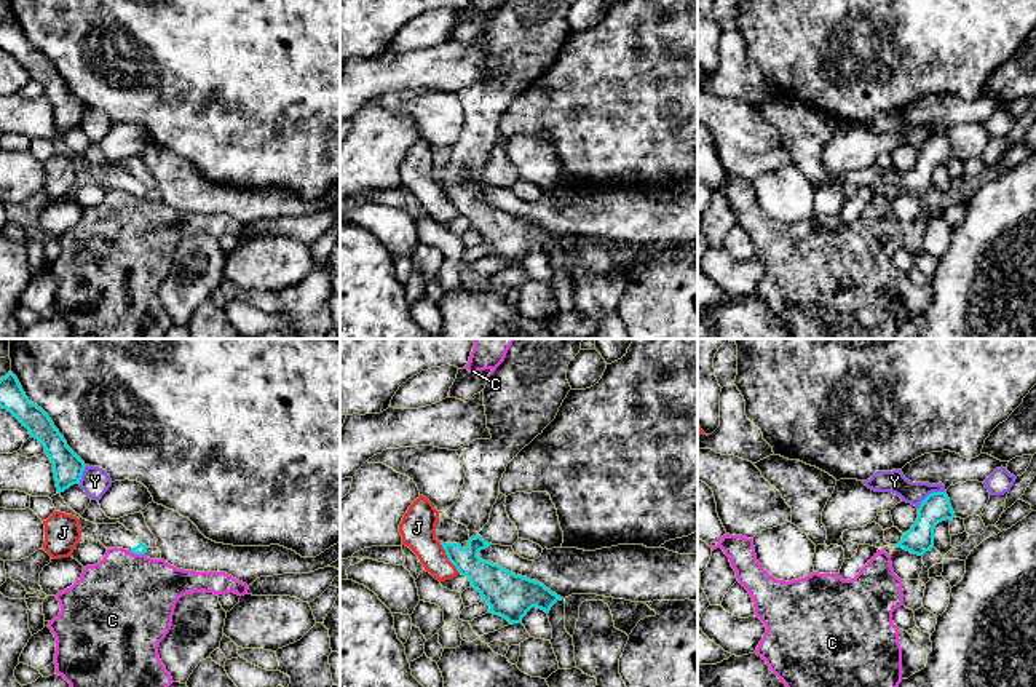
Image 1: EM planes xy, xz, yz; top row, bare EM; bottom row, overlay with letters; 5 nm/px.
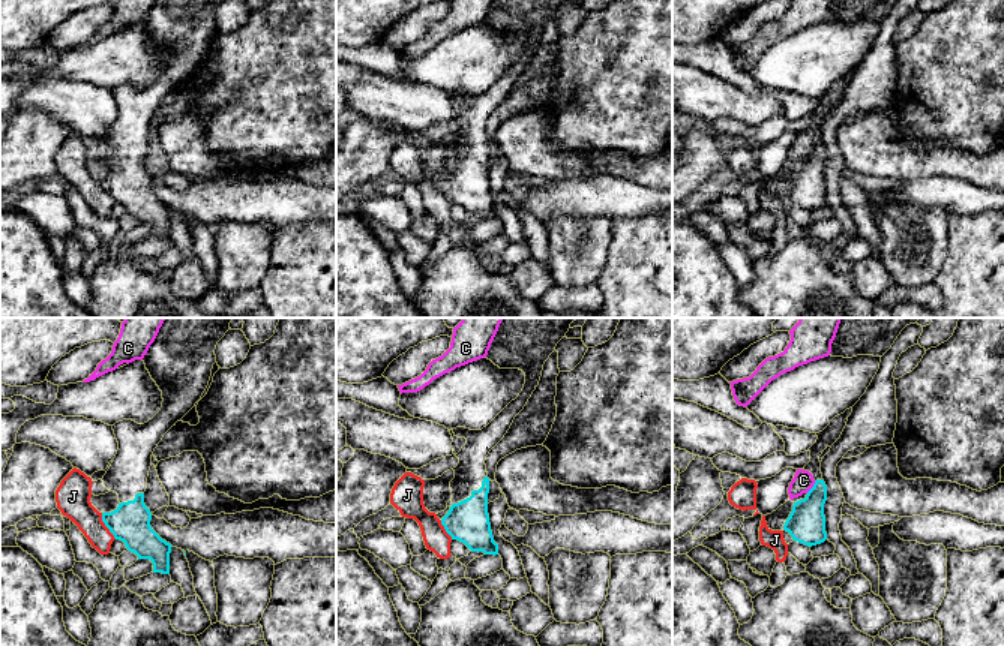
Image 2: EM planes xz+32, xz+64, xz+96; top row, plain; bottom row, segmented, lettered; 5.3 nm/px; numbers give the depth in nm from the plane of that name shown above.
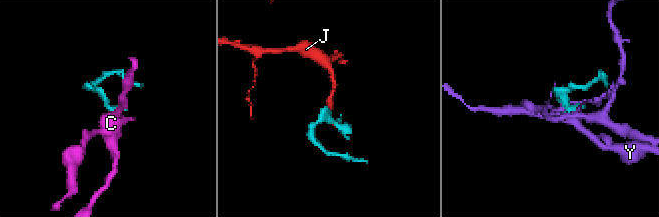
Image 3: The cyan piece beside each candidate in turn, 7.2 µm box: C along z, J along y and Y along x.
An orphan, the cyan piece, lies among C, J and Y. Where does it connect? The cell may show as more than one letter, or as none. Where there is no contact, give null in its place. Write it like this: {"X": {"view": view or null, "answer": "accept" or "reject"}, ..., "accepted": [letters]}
{"C": {"view": "xy", "answer": "reject"}, "J": {"view": "xz", "answer": "reject"}, "Y": {"view": "yz", "answer": "reject"}, "accepted": []}

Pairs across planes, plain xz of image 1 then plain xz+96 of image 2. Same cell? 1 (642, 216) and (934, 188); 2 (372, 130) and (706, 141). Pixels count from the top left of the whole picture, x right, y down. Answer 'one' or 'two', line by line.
1: one
2: one

